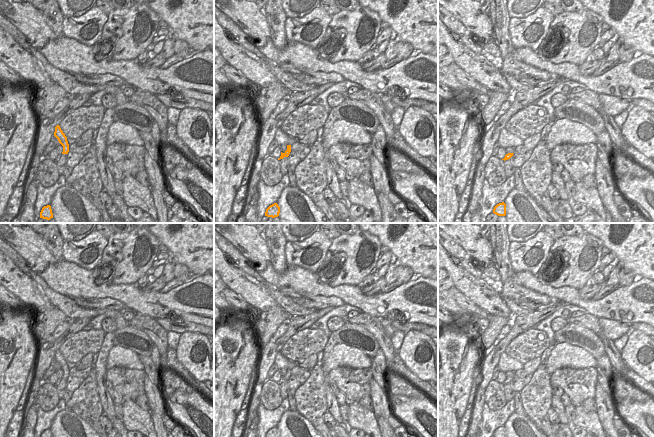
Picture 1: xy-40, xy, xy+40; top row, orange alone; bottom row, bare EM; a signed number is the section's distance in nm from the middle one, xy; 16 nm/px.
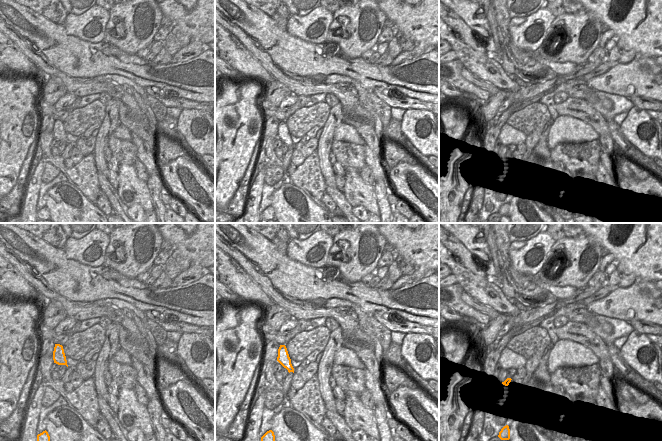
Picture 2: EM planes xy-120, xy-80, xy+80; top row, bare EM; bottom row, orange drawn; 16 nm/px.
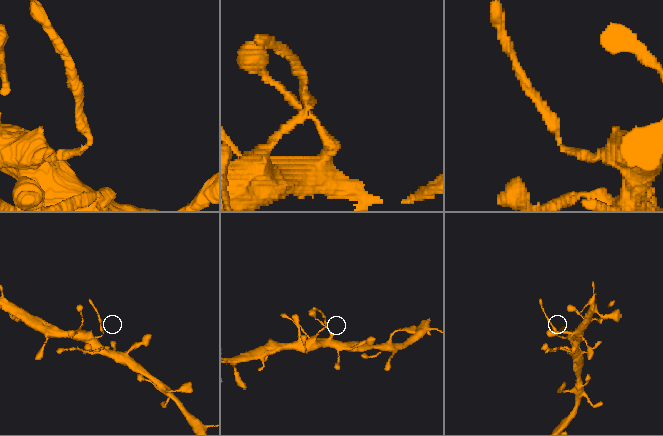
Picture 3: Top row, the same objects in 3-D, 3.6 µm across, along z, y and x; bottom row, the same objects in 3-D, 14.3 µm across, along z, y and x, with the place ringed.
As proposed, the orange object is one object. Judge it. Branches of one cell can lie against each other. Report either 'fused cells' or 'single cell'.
fused cells

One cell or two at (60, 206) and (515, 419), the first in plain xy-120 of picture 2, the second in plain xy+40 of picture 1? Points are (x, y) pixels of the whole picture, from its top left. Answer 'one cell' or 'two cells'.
one cell

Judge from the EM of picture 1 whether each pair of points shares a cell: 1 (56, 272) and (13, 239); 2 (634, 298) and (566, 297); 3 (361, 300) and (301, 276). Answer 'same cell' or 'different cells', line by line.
1: same cell
2: same cell
3: same cell

